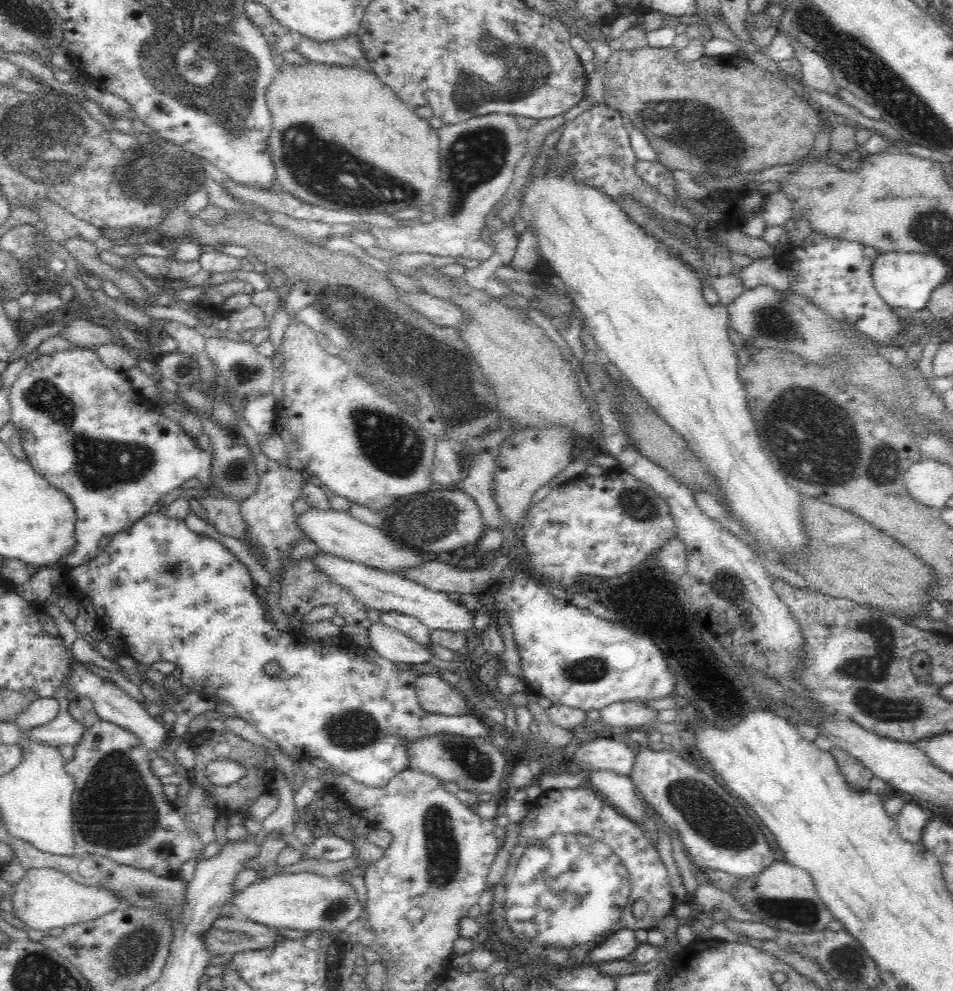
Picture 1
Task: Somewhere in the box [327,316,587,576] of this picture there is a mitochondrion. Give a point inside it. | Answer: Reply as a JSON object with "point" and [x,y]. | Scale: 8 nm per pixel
{"point":[391,441]}

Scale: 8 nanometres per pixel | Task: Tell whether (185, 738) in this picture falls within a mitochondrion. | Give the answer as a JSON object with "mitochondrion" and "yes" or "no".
{"mitochondrion":"no"}

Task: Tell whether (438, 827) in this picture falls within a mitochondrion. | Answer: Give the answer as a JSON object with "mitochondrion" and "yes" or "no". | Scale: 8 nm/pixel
{"mitochondrion":"yes"}

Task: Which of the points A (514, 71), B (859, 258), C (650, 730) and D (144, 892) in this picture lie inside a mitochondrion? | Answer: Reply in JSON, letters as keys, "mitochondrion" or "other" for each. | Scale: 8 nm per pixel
{"A":"mitochondrion","B":"other","C":"other","D":"mitochondrion"}

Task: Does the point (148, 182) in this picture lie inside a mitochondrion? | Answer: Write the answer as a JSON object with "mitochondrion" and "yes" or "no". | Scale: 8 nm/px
{"mitochondrion":"yes"}

